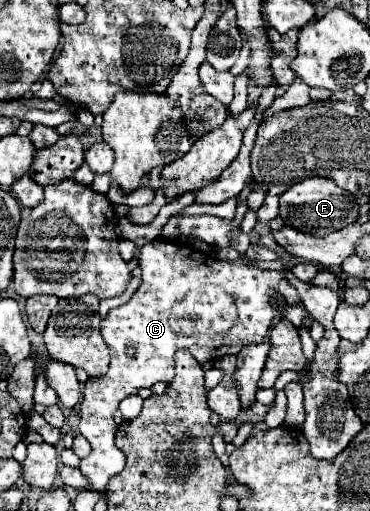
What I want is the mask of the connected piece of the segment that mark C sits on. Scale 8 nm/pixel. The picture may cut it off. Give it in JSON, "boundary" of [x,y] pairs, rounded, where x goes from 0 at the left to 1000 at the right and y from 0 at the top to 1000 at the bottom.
{"boundary":[[[416,470],[384,481],[378,524],[384,524],[389,556],[373,564],[373,571],[351,583],[346,595],[297,607],[270,634],[276,661],[297,681],[297,697],[303,697],[297,724],[286,736],[238,744],[227,751],[227,779],[216,791],[216,814],[222,814],[216,849],[243,865],[249,885],[216,900],[216,924],[238,939],[238,959],[281,967],[292,939],[324,928],[341,912],[341,892],[308,869],[308,849],[319,841],[319,830],[303,822],[303,806],[341,775],[368,771],[378,759],[405,759],[422,748],[459,748],[459,740],[470,740],[476,685],[503,681],[541,712],[557,712],[600,697],[627,697],[627,693],[638,697],[659,677],[714,669],[751,614],[751,607],[735,599],[730,579],[741,571],[795,568],[795,560],[773,548],[762,532],[703,528],[697,521],[676,524],[670,517],[681,517],[681,509],[665,497],[649,497],[643,509],[632,513],[578,509],[573,517],[562,501],[519,489],[514,481],[465,477],[449,470]]]}

